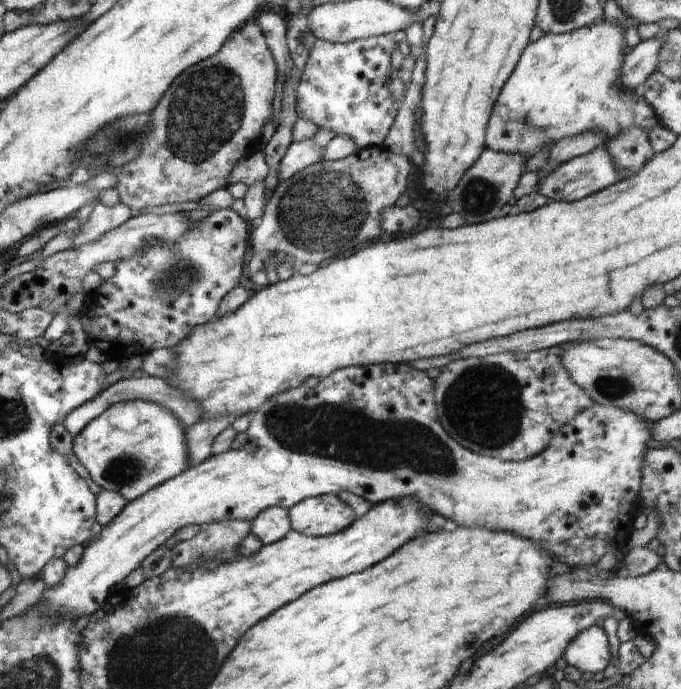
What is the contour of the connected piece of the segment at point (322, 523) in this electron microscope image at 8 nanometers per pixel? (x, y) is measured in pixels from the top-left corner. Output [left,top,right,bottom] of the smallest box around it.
[288,494,357,537]

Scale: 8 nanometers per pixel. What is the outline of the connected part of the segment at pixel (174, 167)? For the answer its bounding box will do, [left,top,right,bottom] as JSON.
[110,20,278,215]

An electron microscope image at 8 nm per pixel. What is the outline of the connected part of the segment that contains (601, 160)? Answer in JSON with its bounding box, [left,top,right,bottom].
[535,147,620,202]

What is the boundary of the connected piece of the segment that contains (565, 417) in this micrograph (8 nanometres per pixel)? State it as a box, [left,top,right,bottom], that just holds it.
[434,346,595,462]

